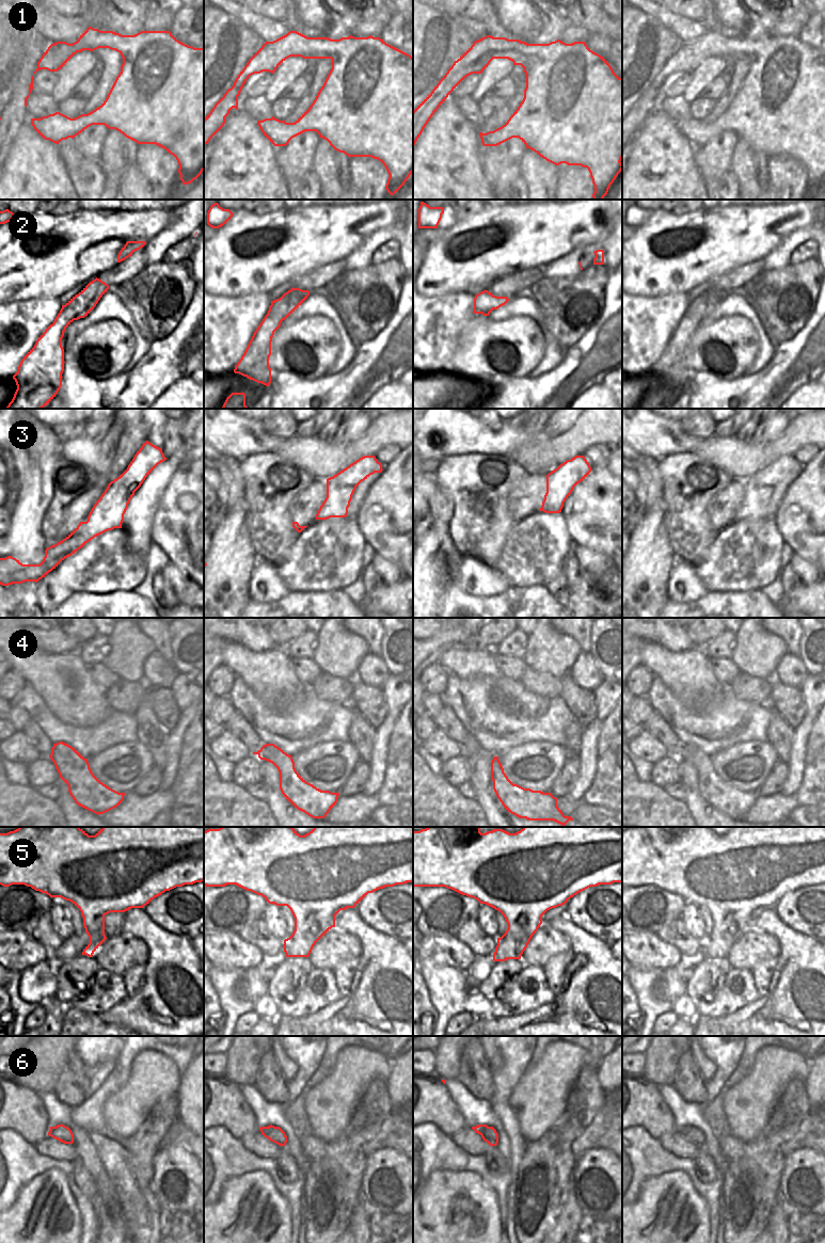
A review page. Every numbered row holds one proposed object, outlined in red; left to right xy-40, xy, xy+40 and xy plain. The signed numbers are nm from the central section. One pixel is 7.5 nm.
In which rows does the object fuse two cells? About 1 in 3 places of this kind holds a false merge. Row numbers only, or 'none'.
2, 3, 4, 6.

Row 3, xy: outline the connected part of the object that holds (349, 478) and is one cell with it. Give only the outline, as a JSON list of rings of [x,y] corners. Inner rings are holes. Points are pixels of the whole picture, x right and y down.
[[[364,456],[334,475],[337,480],[335,487],[344,489],[344,495],[353,495],[356,487],[375,473],[381,473],[382,464],[375,456]]]

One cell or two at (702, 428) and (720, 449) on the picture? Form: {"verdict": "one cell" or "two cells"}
{"verdict": "two cells"}

